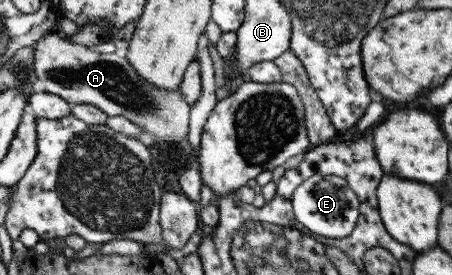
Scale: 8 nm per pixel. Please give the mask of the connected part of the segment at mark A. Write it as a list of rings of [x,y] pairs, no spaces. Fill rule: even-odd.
[[[56,30],[38,39],[32,58],[31,68],[44,85],[44,93],[54,94],[70,105],[91,104],[107,116],[124,116],[158,141],[178,142],[187,136],[189,104],[179,92],[160,90],[146,82],[126,58],[74,45]]]

